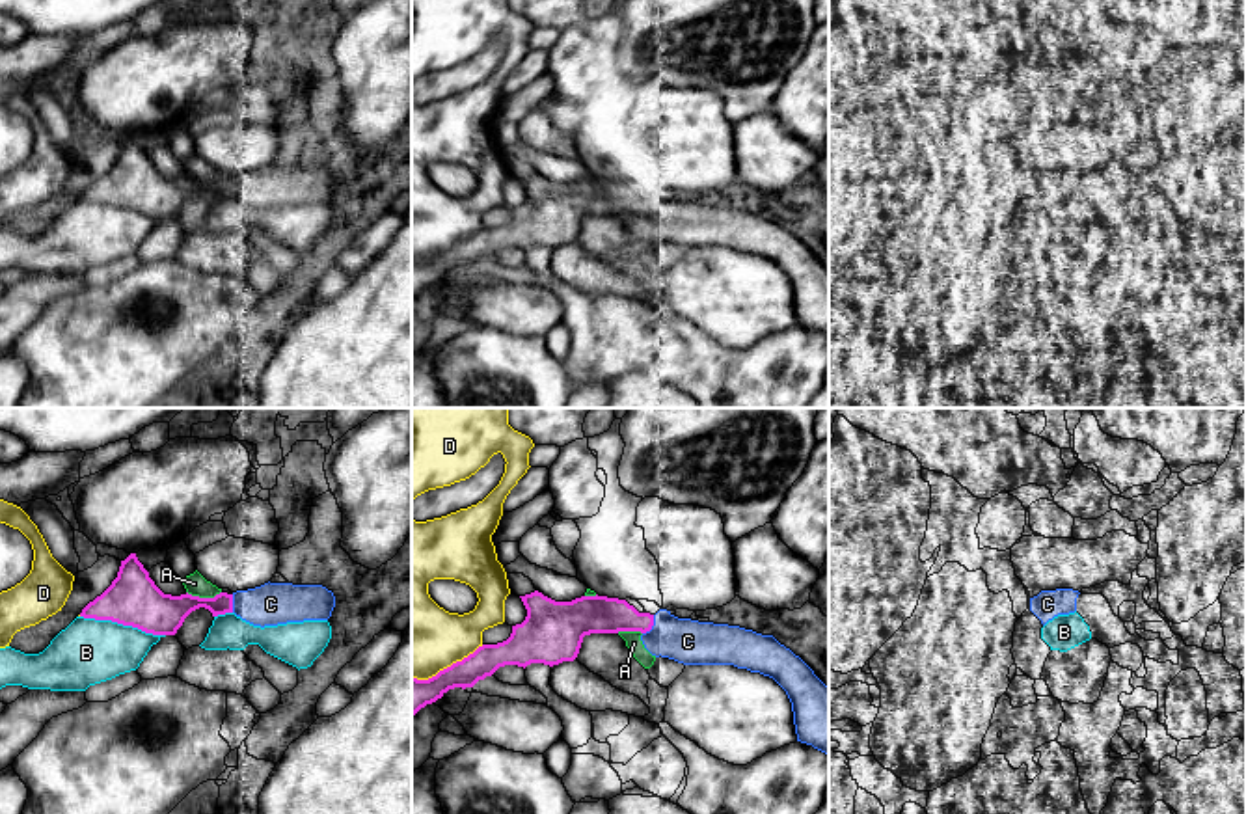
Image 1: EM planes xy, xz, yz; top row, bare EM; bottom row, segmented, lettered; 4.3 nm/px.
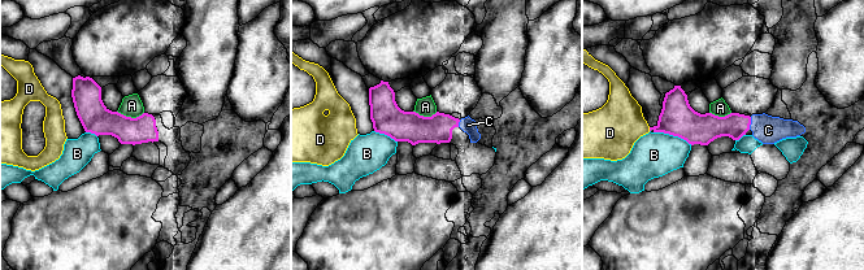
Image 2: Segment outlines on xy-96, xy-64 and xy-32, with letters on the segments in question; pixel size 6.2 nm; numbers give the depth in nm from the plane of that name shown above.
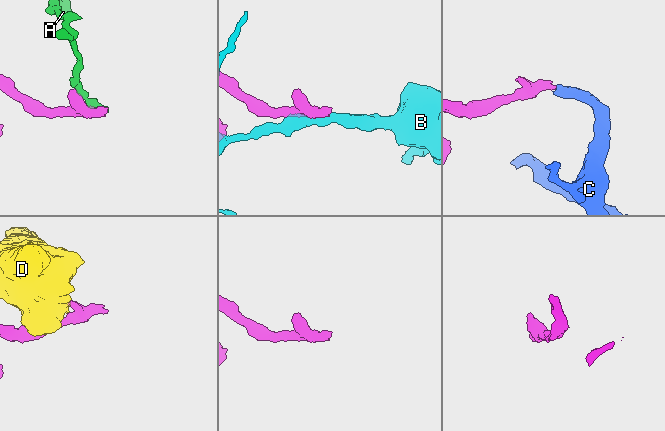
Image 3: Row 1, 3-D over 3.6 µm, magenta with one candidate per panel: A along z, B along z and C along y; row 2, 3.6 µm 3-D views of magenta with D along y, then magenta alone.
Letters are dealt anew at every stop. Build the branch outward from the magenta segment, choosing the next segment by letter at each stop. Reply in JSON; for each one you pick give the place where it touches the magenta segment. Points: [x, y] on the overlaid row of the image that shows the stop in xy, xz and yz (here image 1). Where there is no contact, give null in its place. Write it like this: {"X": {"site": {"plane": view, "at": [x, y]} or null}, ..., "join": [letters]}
{"C": {"site": {"plane": "xz", "at": [652, 624]}}, "join": ["C"]}

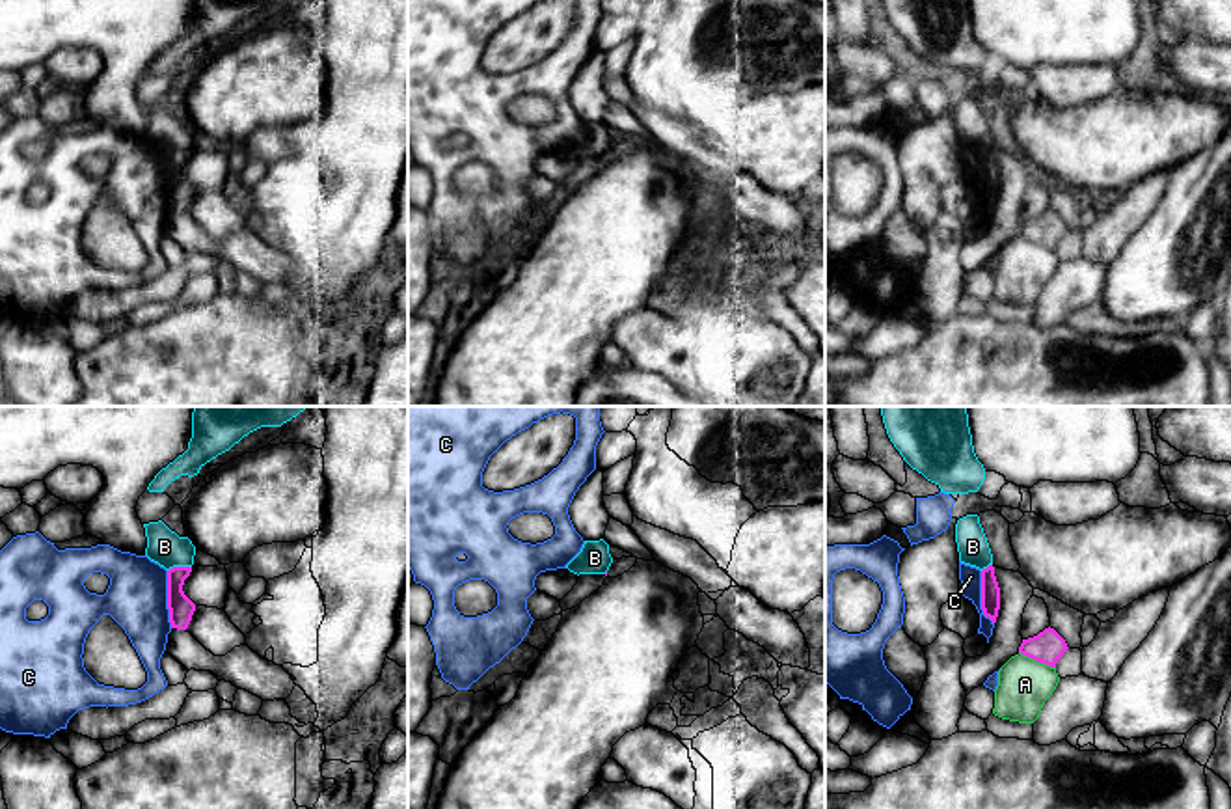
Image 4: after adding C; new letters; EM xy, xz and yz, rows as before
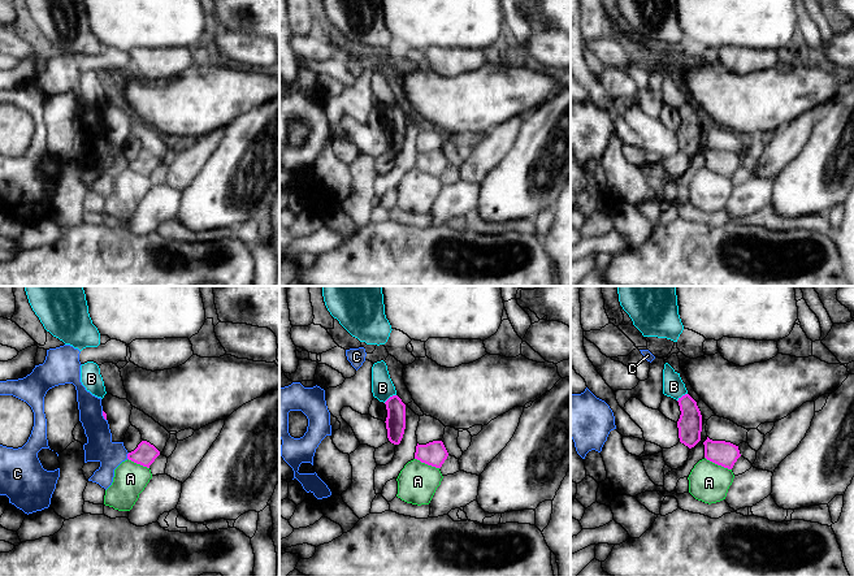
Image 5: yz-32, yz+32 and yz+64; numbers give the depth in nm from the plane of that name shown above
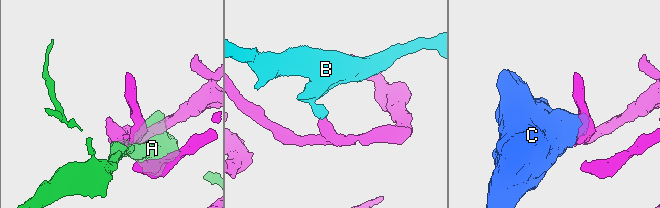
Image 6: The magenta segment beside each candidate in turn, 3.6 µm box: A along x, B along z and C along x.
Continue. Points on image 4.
{"join": []}

